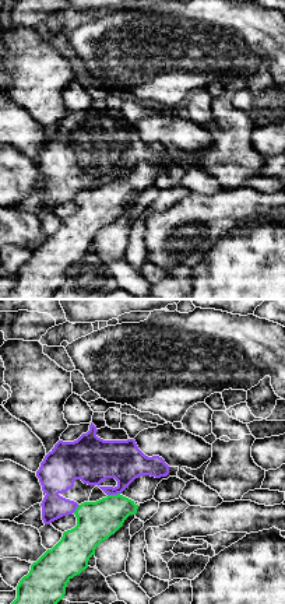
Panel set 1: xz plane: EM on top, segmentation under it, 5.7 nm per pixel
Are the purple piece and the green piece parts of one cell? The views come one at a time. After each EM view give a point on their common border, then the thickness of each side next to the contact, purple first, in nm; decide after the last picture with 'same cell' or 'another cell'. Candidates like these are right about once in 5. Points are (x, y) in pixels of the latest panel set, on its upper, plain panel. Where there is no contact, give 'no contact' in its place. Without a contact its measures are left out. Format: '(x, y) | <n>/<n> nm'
(113, 181) | 260/220 nm

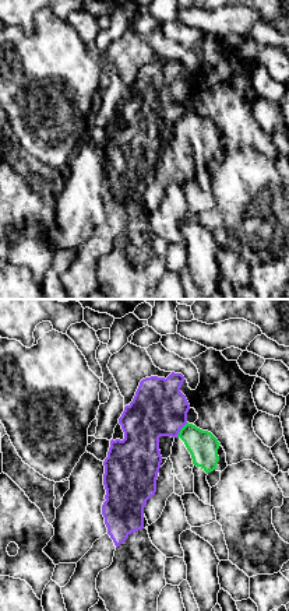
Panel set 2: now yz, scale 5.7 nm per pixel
(180, 115) | 320/170 nm

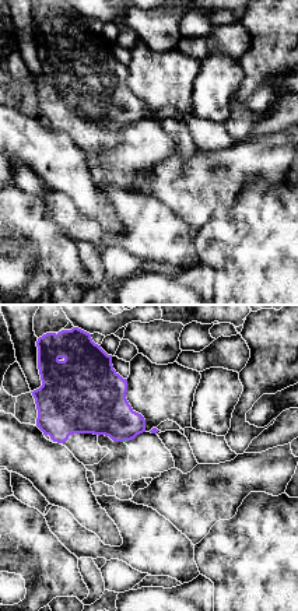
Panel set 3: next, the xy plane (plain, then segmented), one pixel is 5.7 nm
(125, 126) | 320/20 nm

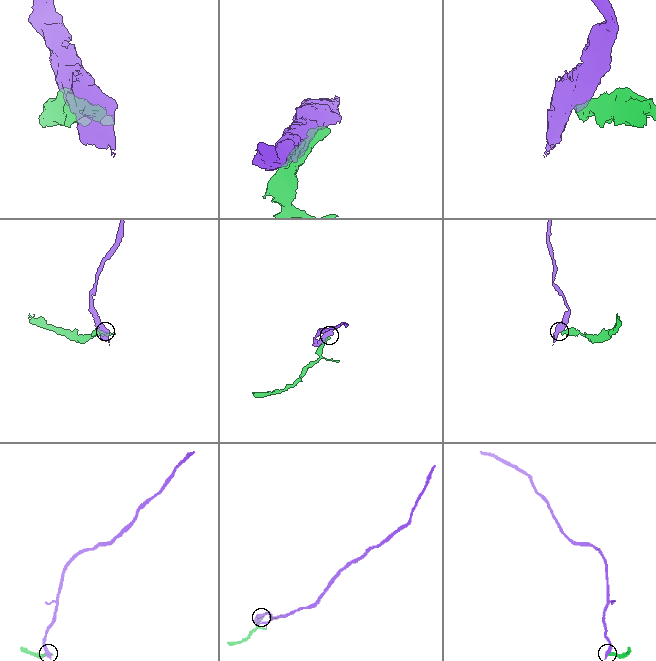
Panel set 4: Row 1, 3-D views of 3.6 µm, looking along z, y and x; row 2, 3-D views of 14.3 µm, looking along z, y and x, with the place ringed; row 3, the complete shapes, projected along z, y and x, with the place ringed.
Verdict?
another cell

